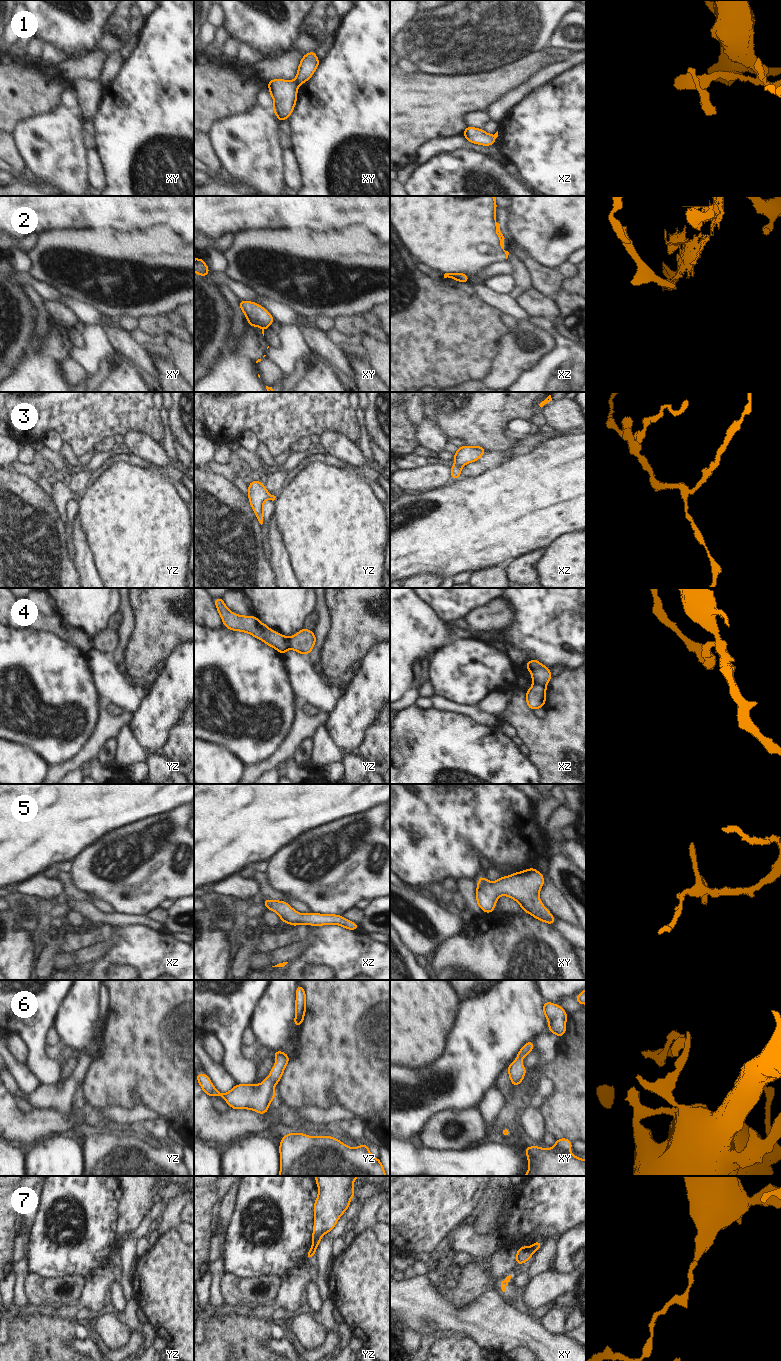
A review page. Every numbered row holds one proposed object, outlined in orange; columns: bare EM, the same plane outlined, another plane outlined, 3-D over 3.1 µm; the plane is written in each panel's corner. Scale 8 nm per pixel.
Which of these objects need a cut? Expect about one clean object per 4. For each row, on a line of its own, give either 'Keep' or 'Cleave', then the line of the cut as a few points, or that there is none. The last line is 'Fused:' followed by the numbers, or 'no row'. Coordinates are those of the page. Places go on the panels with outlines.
1: Cleave. Split along xy (295, 80), (299, 84)
2: Cleave. Split along xz (457, 273), (447, 276)
3: Keep. No split
4: Cleave. Split along xz (533, 683), (545, 686)
5: Keep. No split
6: Keep. No split
7: Cleave. Split along yz (311, 1248), (315, 1250)
Fused: 1, 2, 4, 7

